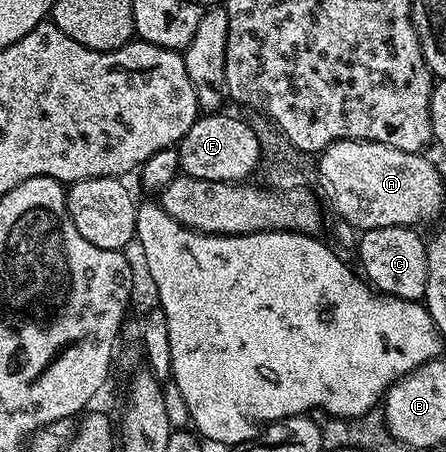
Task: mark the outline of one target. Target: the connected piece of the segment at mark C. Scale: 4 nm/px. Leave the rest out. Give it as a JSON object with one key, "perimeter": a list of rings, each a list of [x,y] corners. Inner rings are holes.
{"perimeter":[[[387,226],[365,230],[358,238],[358,251],[360,250],[360,266],[363,277],[379,293],[389,294],[392,298],[401,298],[407,302],[418,302],[423,299],[426,292],[426,248],[425,239],[420,238],[421,231],[411,226]]]}

